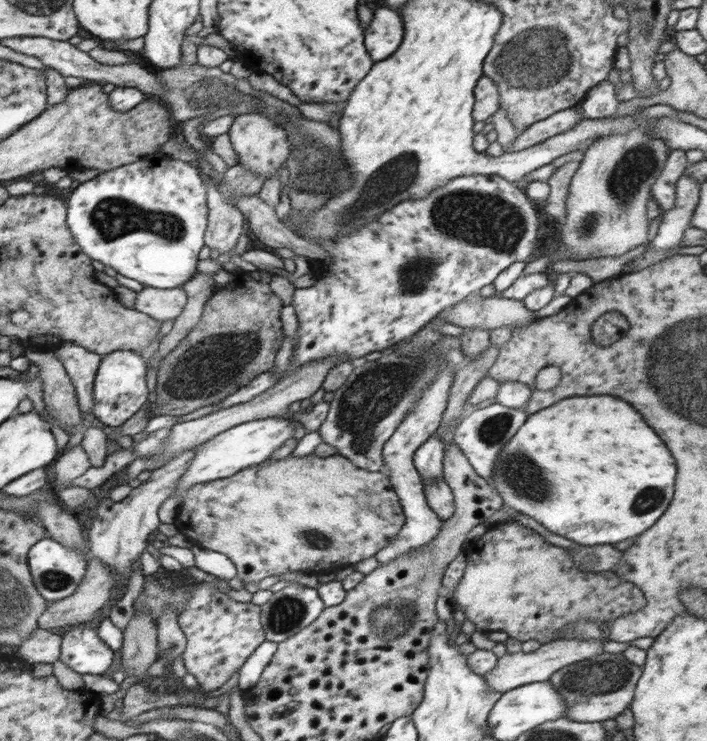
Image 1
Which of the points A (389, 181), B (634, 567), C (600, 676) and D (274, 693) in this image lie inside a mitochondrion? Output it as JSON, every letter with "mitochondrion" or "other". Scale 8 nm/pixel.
{"A":"mitochondrion","B":"other","C":"mitochondrion","D":"other"}

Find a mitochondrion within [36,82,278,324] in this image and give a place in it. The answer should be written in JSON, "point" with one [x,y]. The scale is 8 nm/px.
{"point":[112,217]}

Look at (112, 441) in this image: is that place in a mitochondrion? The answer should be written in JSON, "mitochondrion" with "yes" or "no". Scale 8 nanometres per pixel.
{"mitochondrion":"no"}

